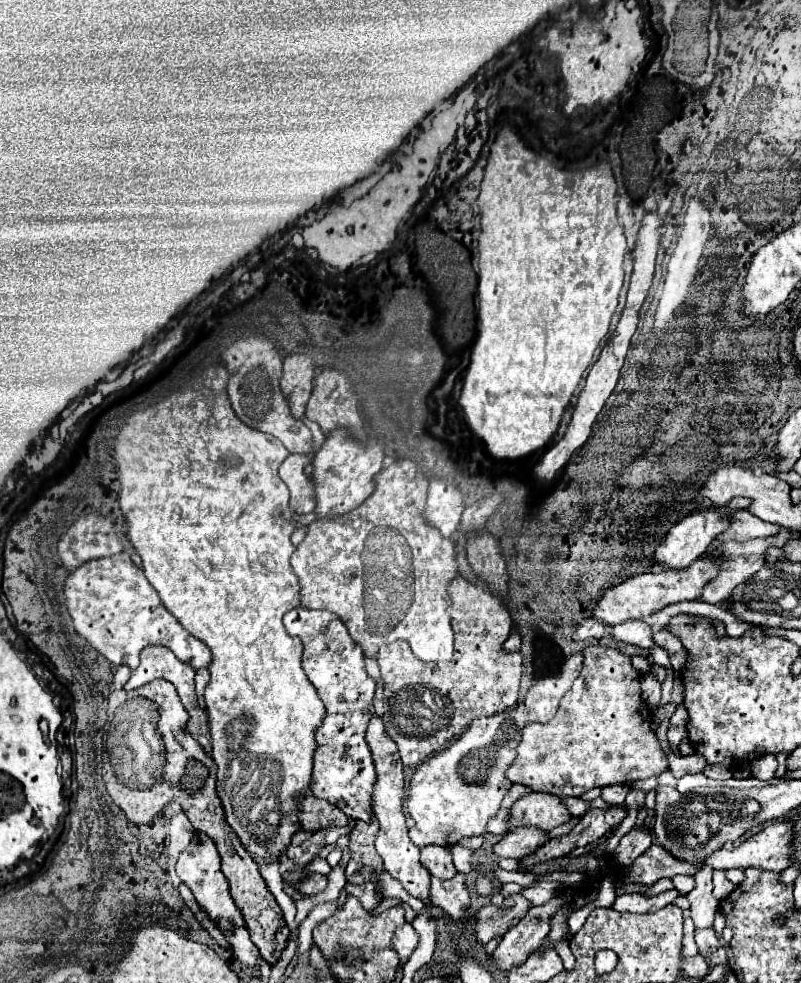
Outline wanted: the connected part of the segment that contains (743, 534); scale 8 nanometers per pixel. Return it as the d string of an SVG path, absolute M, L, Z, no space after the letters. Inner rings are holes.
M738 511L732 517L732 525L720 533L718 541L750 541L750 539L766 539L780 533L780 525L764 523L760 517L752 515L750 511Z

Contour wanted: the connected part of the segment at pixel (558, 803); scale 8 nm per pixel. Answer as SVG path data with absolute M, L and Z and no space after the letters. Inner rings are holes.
M532 791L514 803L510 831L524 825L550 831L566 821L570 821L570 811L560 795Z

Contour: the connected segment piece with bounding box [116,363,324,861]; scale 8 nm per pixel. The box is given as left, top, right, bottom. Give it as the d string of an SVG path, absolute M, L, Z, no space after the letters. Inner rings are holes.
M222 363L206 367L196 379L186 383L182 389L170 393L166 399L162 399L156 405L150 405L142 411L136 411L122 427L120 435L116 437L116 471L118 479L122 483L120 493L120 509L128 521L128 537L136 549L136 553L142 557L142 569L150 585L158 591L164 607L202 643L208 645L212 653L212 663L208 665L210 681L204 691L208 721L210 721L210 737L212 737L212 759L218 765L218 797L224 805L226 821L238 835L244 849L256 859L264 859L264 855L276 855L280 859L282 851L290 845L292 835L298 833L302 827L298 823L298 801L304 799L304 791L312 783L312 755L316 751L316 727L324 721L324 703L316 693L316 687L308 681L304 669L302 669L302 641L298 637L288 635L288 631L282 625L284 613L292 611L300 603L298 595L298 581L296 575L290 569L290 555L294 553L294 545L290 541L290 535L294 527L298 525L310 525L316 515L296 515L288 507L288 491L286 483L278 475L278 467L288 457L288 449L280 439L274 435L266 435L262 431L256 431L242 423L236 413L232 411L230 399L228 399L228 371Z

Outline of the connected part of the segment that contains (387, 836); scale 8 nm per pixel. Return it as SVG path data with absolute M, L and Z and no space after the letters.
M372 717L368 723L368 731L366 731L366 741L368 747L372 751L372 759L376 765L376 783L374 783L374 795L372 795L372 809L374 809L374 817L380 823L380 831L376 837L376 851L378 855L384 859L384 869L402 883L402 887L416 899L426 903L426 909L432 915L440 915L444 917L444 911L432 907L432 903L428 903L428 883L430 883L430 875L428 871L422 867L420 863L420 849L410 841L408 837L408 829L406 829L406 817L402 811L402 797L404 797L404 771L402 771L402 761L398 755L398 747L396 743L386 735L384 731L384 723L380 717Z

